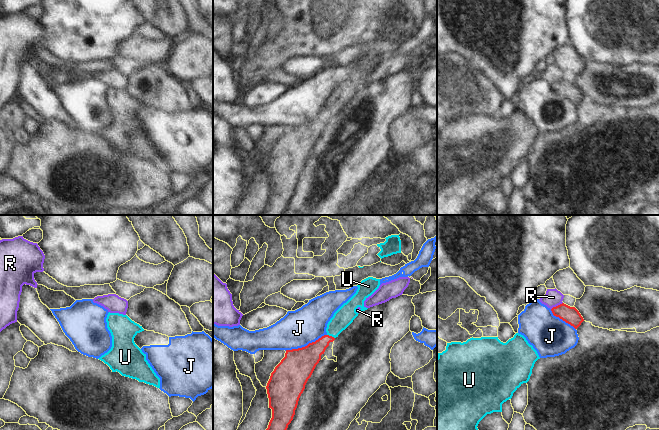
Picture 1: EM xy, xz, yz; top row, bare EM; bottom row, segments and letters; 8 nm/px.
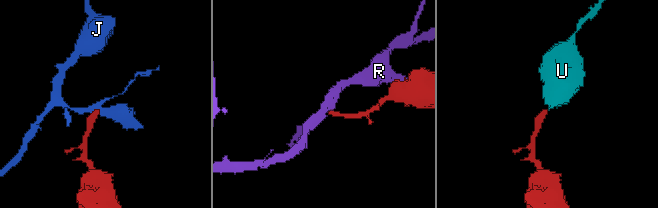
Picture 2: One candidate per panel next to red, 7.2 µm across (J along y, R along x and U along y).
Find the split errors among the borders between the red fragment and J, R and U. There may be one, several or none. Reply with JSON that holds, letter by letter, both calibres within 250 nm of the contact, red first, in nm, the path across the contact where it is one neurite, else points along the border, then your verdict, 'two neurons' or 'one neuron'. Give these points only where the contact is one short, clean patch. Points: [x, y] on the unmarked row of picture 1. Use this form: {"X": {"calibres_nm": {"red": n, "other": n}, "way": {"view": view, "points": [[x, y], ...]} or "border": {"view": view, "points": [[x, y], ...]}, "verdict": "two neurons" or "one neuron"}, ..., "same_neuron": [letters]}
{"J": {"calibres_nm": {"red": 280, "other": 300}, "border": {"view": "xz", "points": [[326, 110], [304, 122], [285, 126]]}, "verdict": "two neurons"}, "R": {"calibres_nm": {"red": 140, "other": 140}, "border": {"view": "yz", "points": [[562, 78], [551, 85]]}, "verdict": "two neurons"}, "U": {"calibres_nm": {"red": 180, "other": 160}, "way": {"view": "xz", "points": [[308, 133], [331, 112], [334, 103], [343, 93]]}, "verdict": "one neuron"}, "same_neuron": ["U"]}

